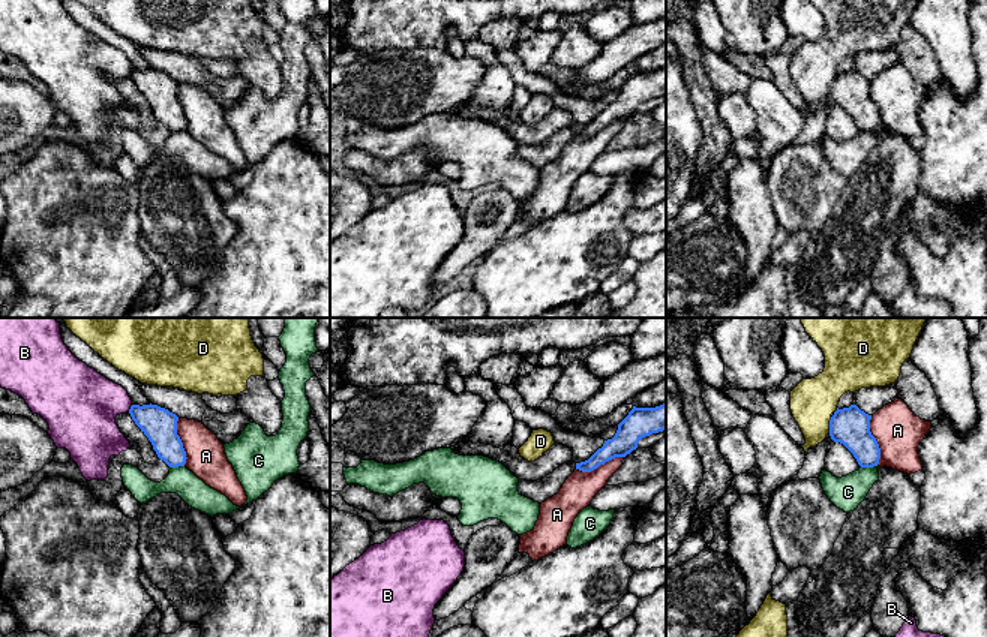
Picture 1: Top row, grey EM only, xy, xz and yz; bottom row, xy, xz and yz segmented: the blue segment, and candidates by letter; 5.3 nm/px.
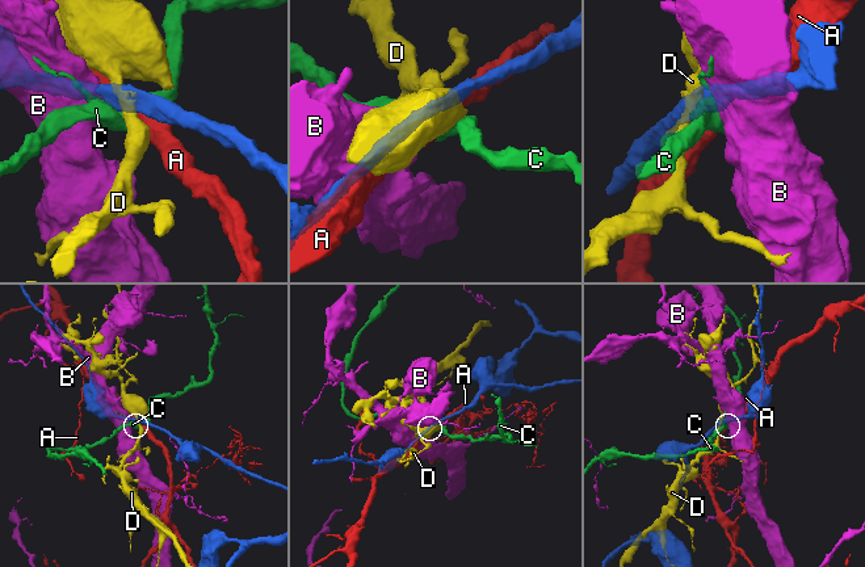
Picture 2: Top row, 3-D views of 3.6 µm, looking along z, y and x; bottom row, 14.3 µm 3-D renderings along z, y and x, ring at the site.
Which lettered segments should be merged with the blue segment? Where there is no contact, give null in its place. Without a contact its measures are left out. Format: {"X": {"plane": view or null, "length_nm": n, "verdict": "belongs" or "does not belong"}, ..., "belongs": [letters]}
{"A": {"plane": "yz", "length_nm": 280, "verdict": "does not belong"}, "B": {"plane": "xy", "length_nm": 50, "verdict": "does not belong"}, "C": {"plane": "yz", "length_nm": 90, "verdict": "does not belong"}, "D": {"plane": "yz", "length_nm": 90, "verdict": "does not belong"}, "belongs": []}

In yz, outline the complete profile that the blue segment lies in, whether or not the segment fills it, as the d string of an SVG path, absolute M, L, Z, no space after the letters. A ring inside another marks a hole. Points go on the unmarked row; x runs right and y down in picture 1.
M856 69L834 76L830 84L830 100L834 106L843 108L856 123L861 132L878 130L880 112L870 96L872 79Z

